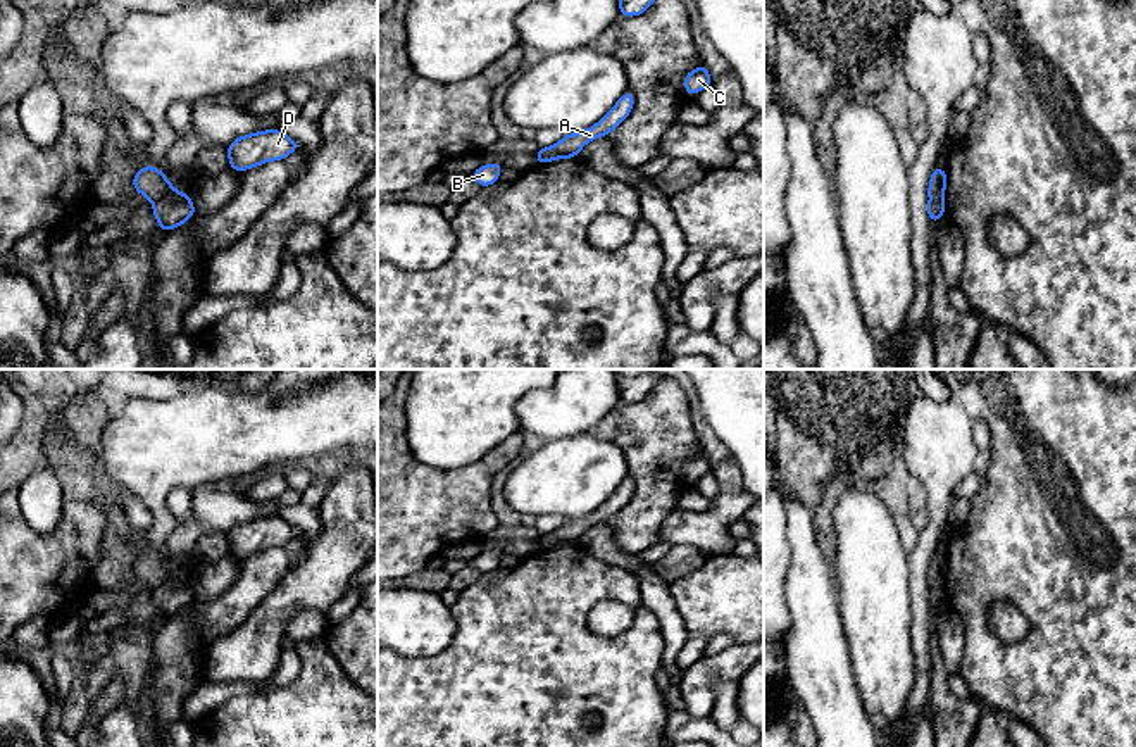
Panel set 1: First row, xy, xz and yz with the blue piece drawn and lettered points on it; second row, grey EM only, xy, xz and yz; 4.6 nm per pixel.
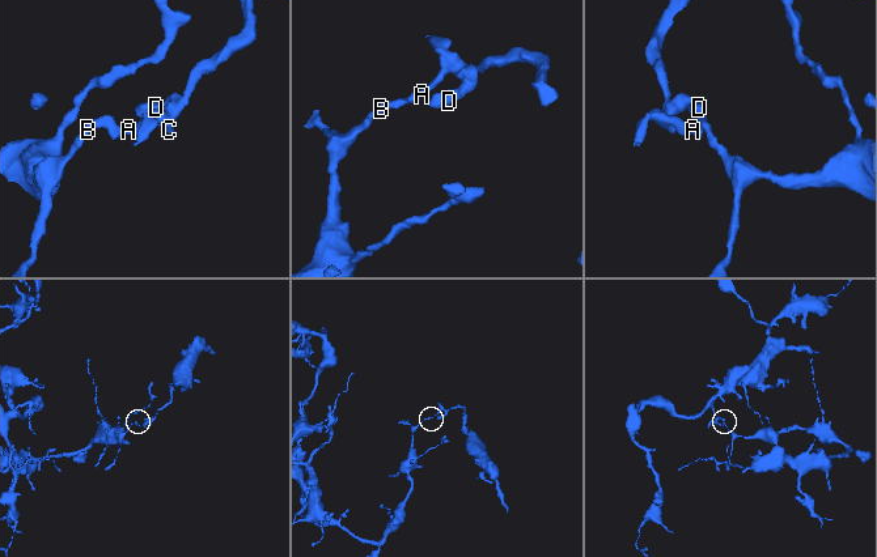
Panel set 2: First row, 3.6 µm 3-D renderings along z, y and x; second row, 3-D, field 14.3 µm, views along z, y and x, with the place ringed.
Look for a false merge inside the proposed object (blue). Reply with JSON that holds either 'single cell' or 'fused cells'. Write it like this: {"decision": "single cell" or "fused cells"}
{"decision": "fused cells"}

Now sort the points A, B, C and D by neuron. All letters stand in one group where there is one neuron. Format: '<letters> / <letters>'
A C D / B

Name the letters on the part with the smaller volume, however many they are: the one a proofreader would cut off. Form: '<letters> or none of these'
A, C, D

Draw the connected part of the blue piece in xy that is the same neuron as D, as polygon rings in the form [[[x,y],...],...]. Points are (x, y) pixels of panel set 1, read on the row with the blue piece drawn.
[[[281,129],[257,131],[228,145],[229,169],[247,171],[271,160],[284,160],[300,147]]]

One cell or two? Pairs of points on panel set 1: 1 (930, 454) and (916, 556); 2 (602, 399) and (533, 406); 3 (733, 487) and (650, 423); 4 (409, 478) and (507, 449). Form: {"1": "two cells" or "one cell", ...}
{"1": "one cell", "2": "one cell", "3": "two cells", "4": "one cell"}

